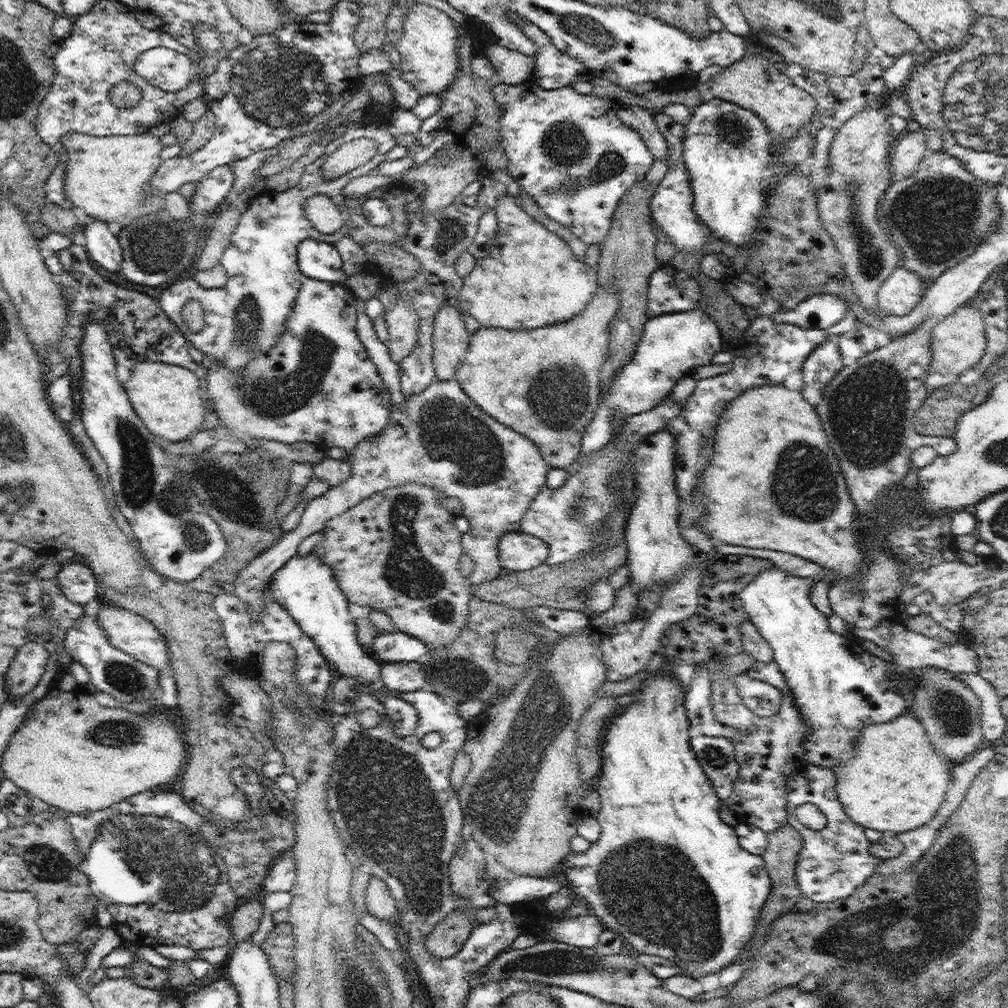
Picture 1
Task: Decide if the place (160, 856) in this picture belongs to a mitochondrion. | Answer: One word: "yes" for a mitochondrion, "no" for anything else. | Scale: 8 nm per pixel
yes

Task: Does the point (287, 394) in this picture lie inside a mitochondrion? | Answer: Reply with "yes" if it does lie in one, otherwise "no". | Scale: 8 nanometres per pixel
yes

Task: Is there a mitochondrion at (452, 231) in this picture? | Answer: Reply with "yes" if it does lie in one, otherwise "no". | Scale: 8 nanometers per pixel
yes

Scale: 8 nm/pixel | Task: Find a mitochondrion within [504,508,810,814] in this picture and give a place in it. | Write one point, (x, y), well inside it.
(715, 758)

